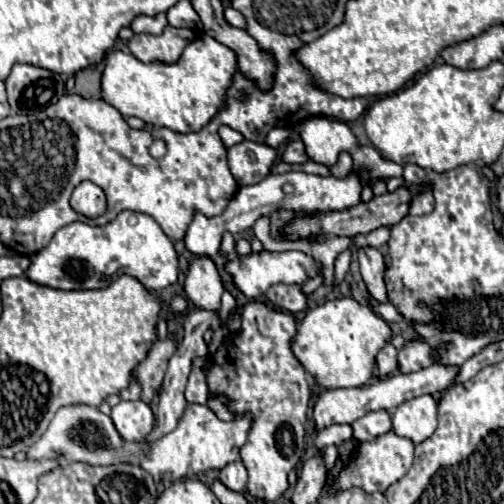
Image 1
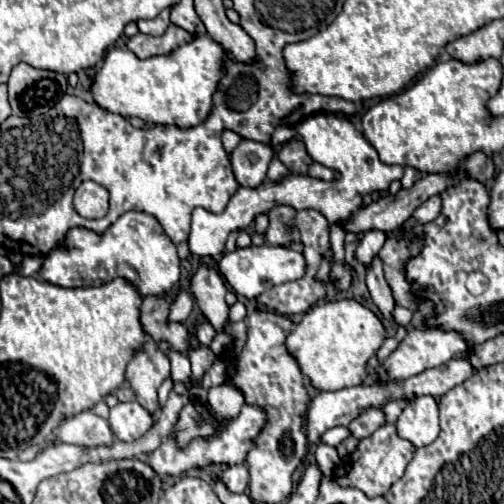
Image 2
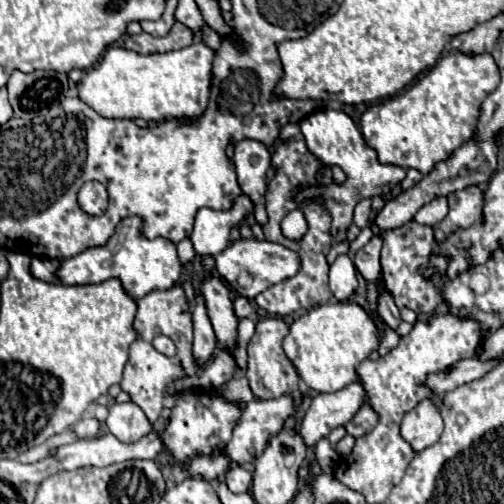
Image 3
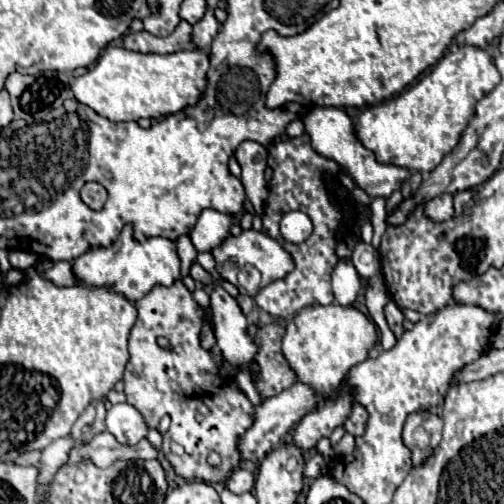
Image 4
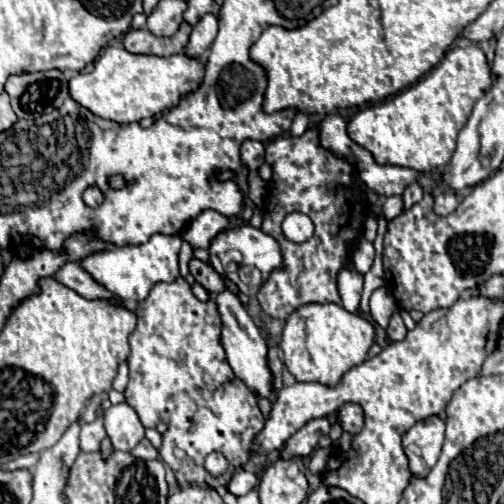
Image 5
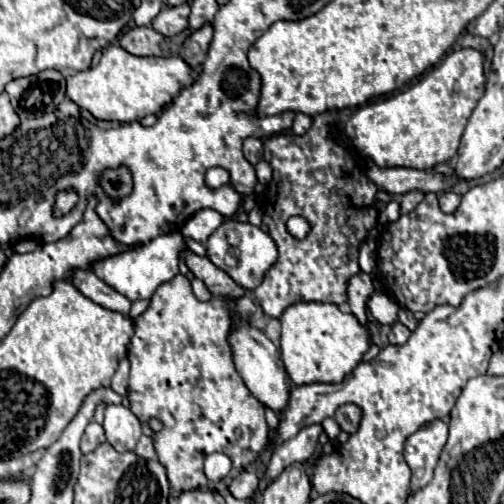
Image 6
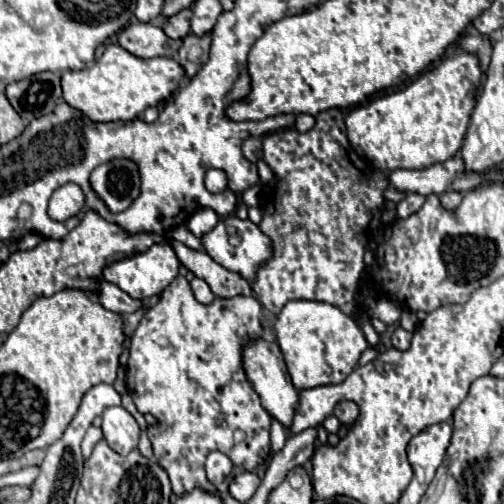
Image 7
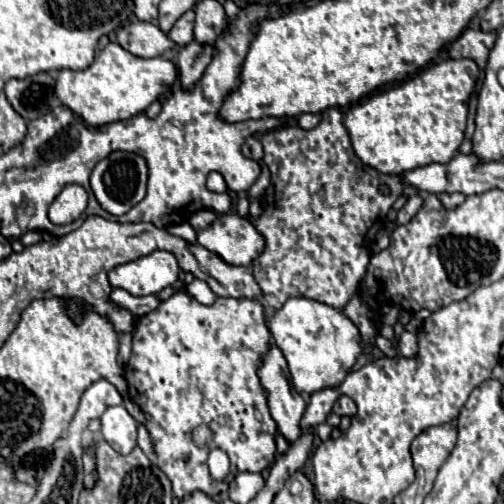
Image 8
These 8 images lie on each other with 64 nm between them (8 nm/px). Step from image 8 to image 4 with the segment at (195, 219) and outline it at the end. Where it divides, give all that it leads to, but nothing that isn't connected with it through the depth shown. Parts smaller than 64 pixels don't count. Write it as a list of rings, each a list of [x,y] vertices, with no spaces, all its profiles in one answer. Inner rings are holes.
[[[208,208],[198,216],[198,222],[190,232],[190,240],[198,252],[210,252],[230,234],[230,226],[232,226],[230,214],[222,214]]]

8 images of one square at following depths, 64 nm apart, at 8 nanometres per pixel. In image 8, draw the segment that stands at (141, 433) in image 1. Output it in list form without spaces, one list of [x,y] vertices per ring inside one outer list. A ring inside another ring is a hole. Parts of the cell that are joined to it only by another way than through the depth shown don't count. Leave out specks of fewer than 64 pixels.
[[[112,406],[108,408],[102,418],[102,436],[104,440],[118,452],[118,454],[130,454],[136,446],[136,420],[128,414],[124,406]]]

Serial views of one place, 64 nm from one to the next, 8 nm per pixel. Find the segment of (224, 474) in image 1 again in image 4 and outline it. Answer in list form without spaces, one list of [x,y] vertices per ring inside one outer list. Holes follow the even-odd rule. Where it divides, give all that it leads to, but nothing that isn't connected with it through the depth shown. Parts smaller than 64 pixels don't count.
[[[236,468],[228,478],[228,490],[234,494],[246,494],[254,488],[254,474],[242,468]]]

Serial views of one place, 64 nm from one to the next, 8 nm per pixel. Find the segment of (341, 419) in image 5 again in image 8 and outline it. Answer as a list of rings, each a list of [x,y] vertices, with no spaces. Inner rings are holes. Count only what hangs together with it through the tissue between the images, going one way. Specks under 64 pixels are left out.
[[[340,396],[334,404],[334,412],[338,416],[354,416],[356,414],[356,404],[350,396]]]

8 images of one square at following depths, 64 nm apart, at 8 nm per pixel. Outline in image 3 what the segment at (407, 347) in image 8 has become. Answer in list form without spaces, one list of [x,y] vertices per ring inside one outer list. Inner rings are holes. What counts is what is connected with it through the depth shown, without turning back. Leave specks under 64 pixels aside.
[[[386,290],[382,292],[382,296],[380,296],[380,300],[378,300],[378,312],[380,312],[382,320],[384,320],[392,330],[396,330],[398,324],[402,322],[400,310],[398,310],[398,306],[394,304],[392,296],[390,296]]]

